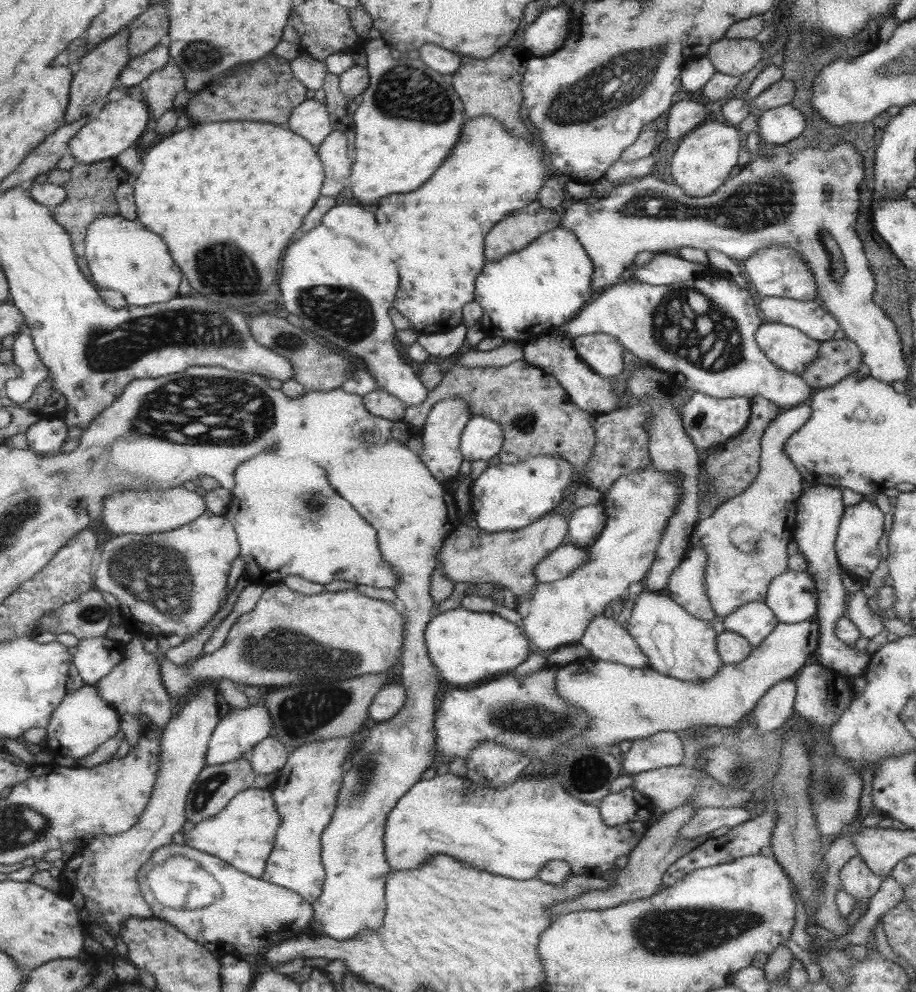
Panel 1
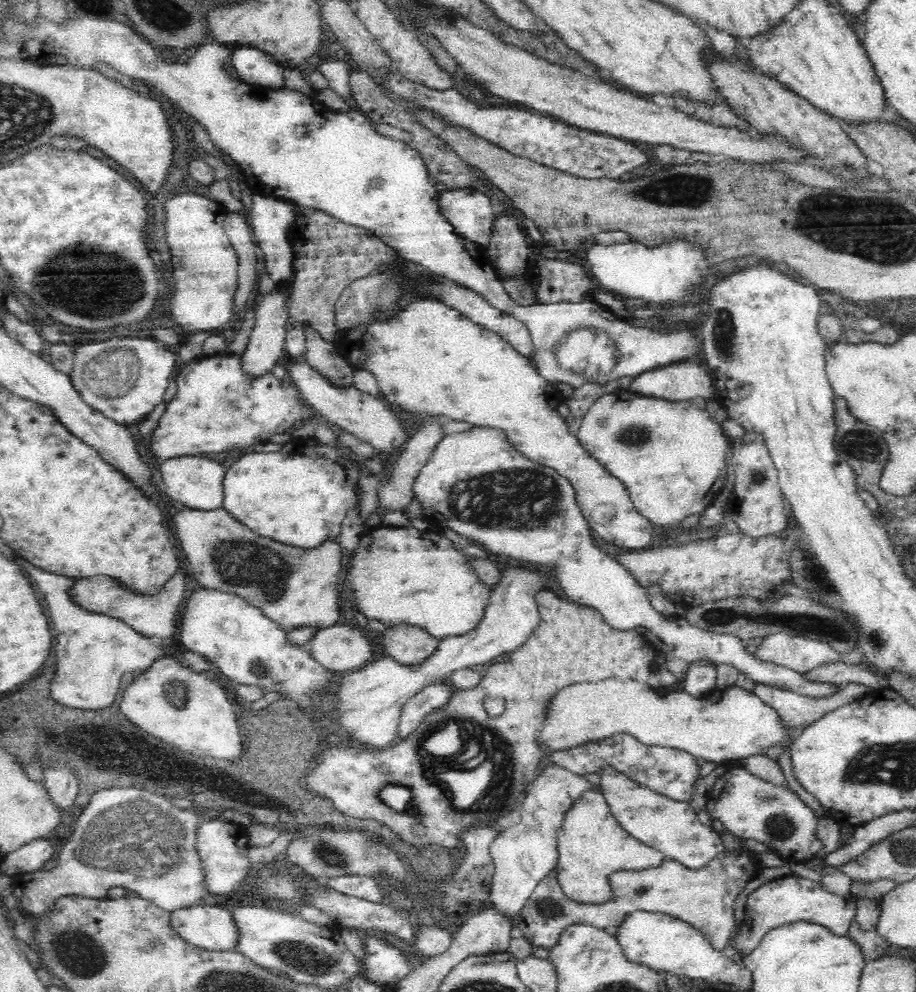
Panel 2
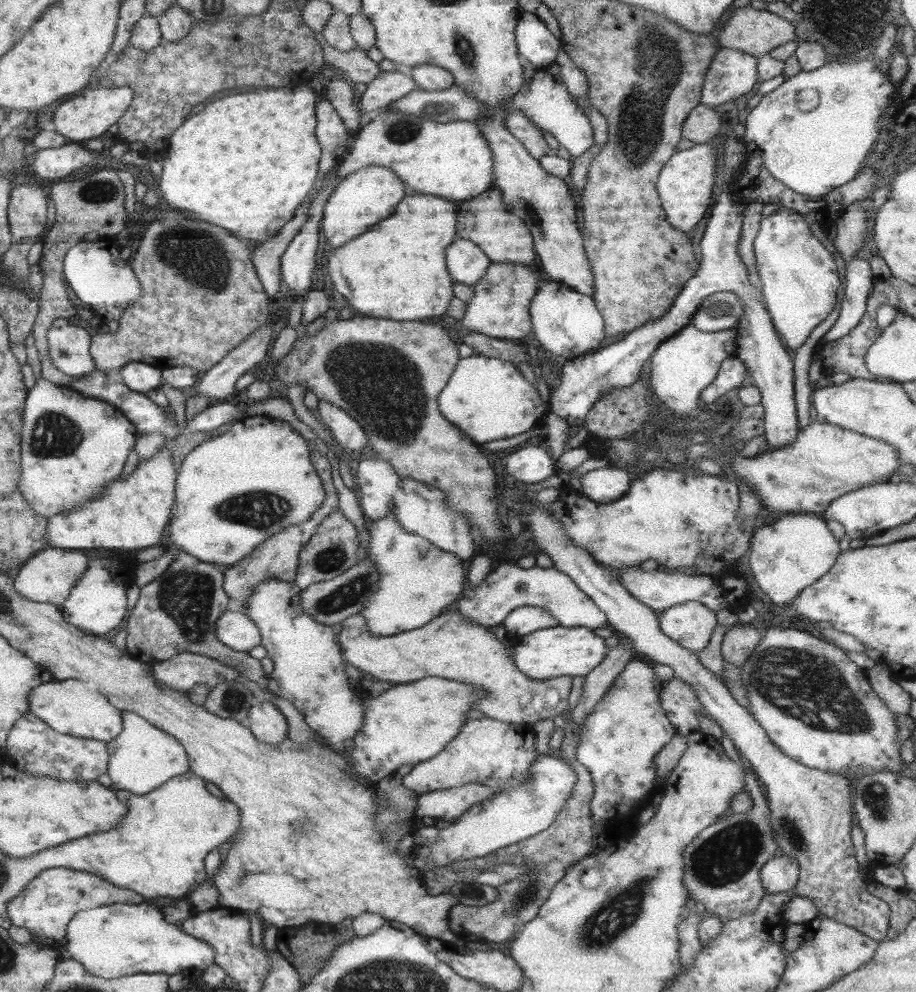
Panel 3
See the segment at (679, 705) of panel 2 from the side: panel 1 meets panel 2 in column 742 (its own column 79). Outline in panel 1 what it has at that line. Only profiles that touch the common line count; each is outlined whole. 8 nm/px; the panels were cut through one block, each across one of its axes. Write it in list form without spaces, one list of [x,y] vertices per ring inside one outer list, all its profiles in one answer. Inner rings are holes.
[[[83,685],[74,693],[68,693],[50,717],[46,748],[55,757],[69,756],[82,759],[96,752],[104,742],[119,731],[120,715],[97,695],[94,685]]]

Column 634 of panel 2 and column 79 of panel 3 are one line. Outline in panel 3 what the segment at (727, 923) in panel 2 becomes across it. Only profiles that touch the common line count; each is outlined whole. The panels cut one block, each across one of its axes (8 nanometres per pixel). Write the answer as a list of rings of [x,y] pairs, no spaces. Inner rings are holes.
[[[48,868],[7,904],[7,913],[14,926],[26,928],[40,942],[53,943],[66,936],[68,923],[77,912],[114,903],[140,904],[144,899],[133,890],[114,887],[88,872]]]

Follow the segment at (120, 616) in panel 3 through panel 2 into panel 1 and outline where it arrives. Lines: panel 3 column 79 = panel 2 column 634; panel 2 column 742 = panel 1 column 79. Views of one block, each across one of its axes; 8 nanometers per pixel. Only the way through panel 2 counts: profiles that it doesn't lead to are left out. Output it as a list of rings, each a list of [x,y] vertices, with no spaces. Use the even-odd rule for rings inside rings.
[[[105,636],[83,638],[73,656],[74,666],[86,685],[94,685],[126,656],[126,644]]]

